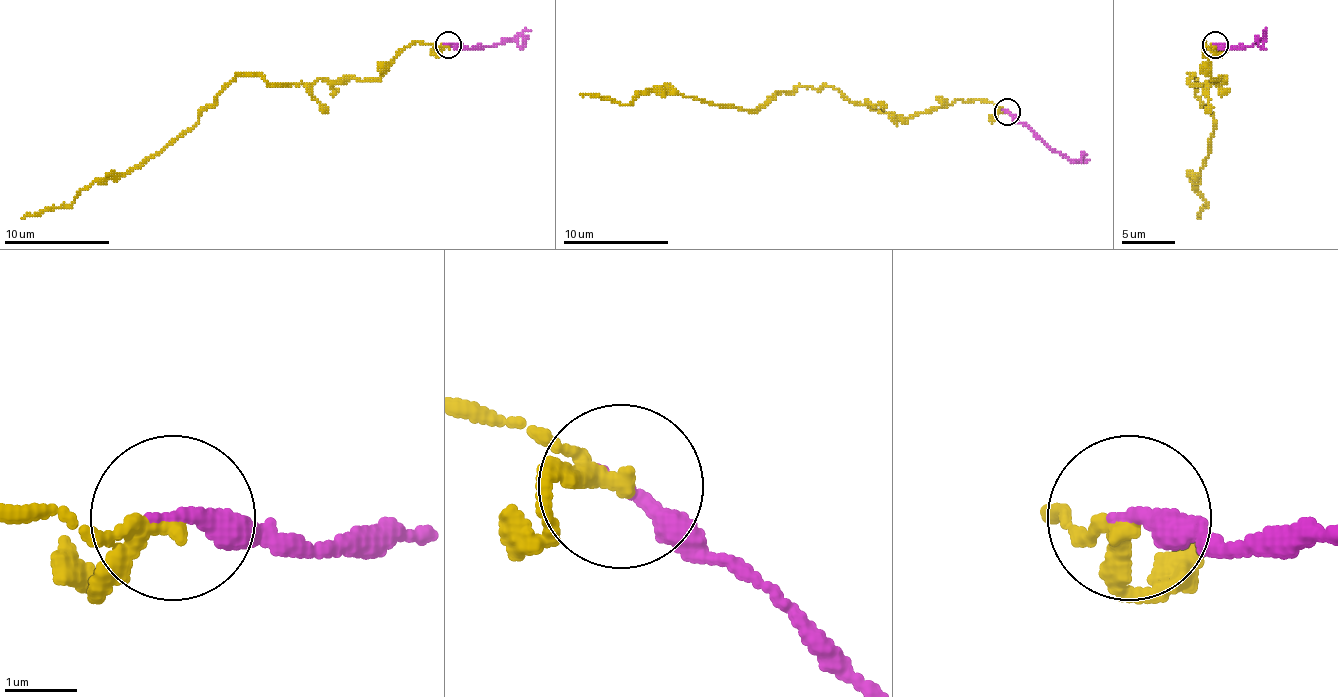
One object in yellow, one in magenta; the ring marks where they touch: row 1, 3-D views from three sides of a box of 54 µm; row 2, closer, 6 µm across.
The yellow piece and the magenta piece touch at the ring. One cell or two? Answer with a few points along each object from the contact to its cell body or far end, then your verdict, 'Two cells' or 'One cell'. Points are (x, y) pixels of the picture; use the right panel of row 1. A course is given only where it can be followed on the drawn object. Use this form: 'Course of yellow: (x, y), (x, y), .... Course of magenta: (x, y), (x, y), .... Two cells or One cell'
Course of yellow: (1216, 44), (1203, 41), (1208, 73), (1221, 78), (1189, 83), (1213, 115), (1197, 218). Course of magenta: (1216, 44), (1229, 49), (1253, 46), (1263, 41), (1263, 46), (1255, 36). One cell

